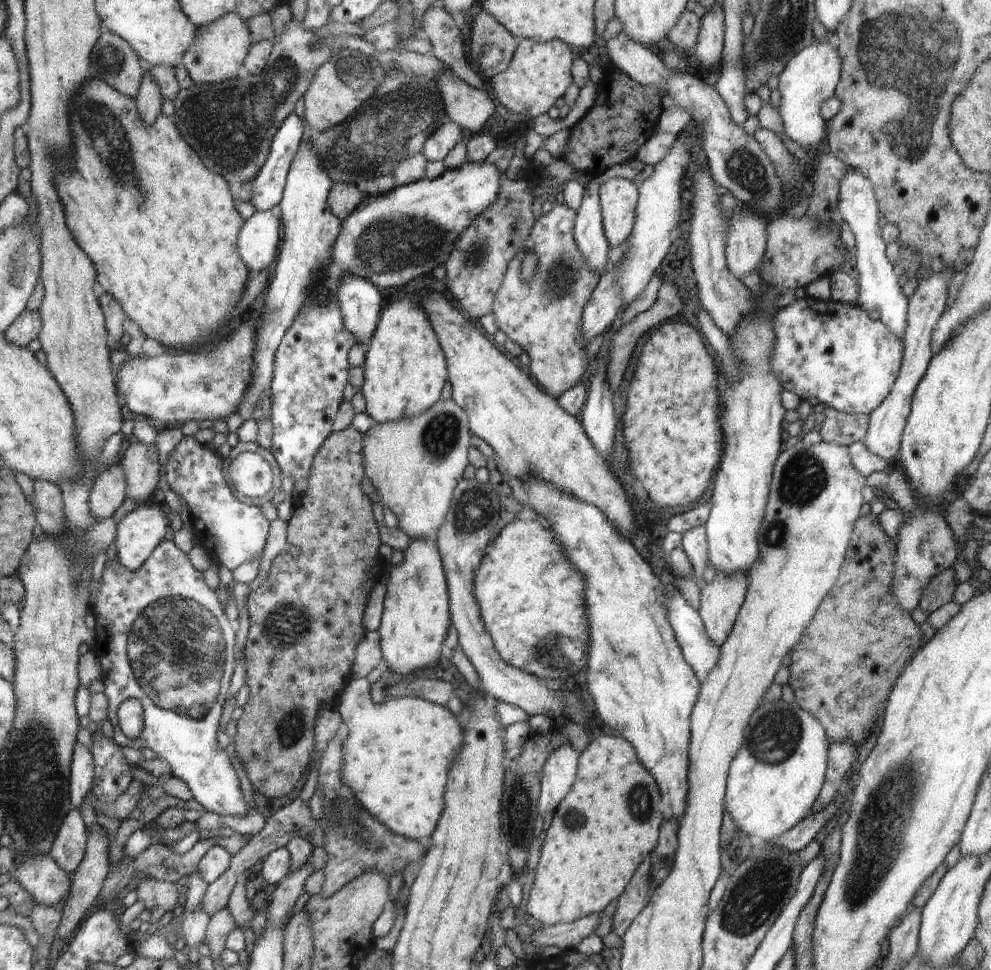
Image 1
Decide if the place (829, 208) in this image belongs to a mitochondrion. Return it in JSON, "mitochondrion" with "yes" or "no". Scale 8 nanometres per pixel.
{"mitochondrion":"no"}

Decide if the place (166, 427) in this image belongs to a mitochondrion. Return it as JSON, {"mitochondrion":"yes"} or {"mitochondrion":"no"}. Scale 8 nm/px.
{"mitochondrion":"no"}

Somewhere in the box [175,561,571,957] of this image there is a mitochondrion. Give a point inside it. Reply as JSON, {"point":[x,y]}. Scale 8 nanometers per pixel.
{"point":[343,820]}

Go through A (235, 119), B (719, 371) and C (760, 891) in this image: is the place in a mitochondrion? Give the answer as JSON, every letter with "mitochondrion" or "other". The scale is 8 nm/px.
{"A":"mitochondrion","B":"other","C":"mitochondrion"}

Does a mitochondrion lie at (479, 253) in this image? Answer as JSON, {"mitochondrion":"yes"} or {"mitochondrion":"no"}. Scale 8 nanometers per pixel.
{"mitochondrion":"yes"}

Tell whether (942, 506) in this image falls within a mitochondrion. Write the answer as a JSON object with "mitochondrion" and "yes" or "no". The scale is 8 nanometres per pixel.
{"mitochondrion":"no"}

